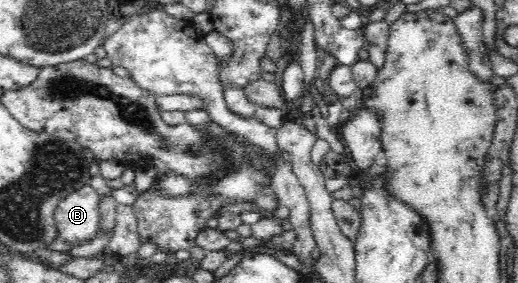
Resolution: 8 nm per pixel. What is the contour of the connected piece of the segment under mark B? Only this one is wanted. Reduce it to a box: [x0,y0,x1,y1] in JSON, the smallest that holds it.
[53,184,101,244]

